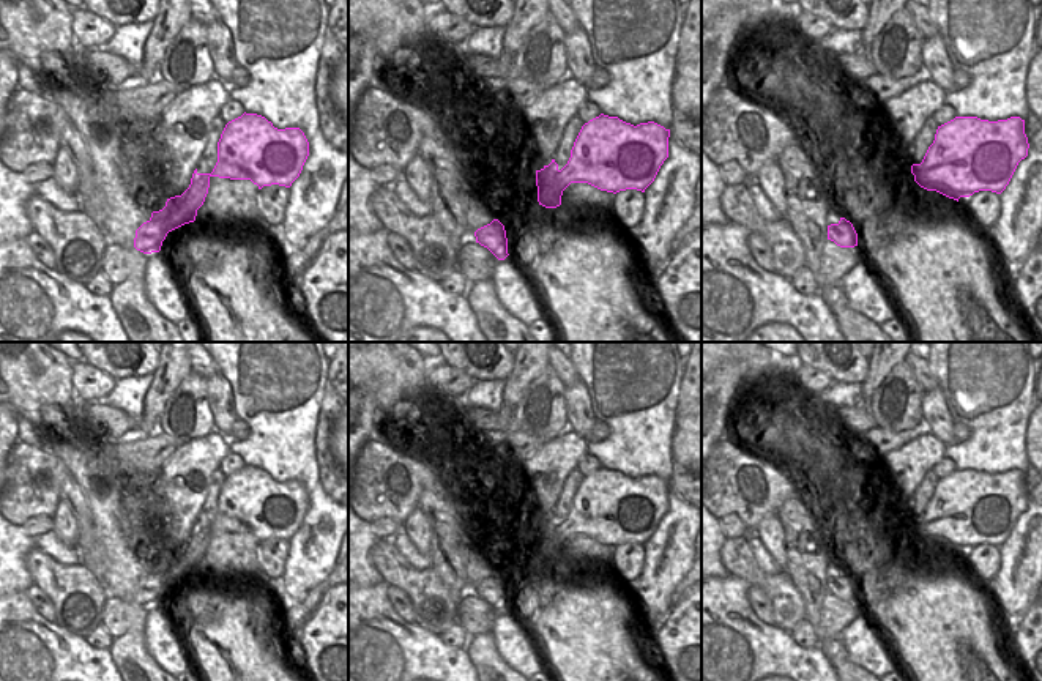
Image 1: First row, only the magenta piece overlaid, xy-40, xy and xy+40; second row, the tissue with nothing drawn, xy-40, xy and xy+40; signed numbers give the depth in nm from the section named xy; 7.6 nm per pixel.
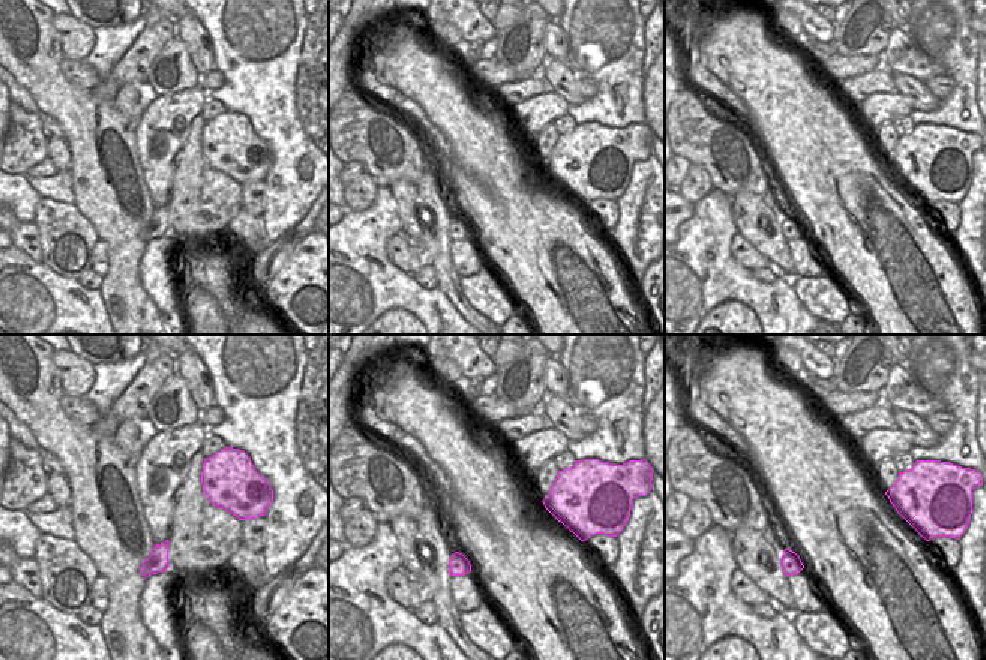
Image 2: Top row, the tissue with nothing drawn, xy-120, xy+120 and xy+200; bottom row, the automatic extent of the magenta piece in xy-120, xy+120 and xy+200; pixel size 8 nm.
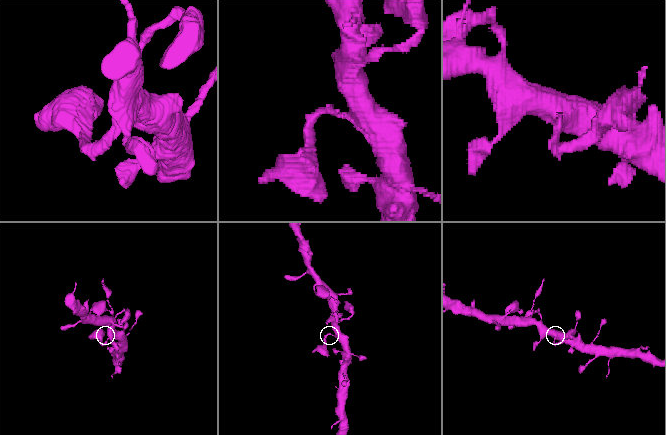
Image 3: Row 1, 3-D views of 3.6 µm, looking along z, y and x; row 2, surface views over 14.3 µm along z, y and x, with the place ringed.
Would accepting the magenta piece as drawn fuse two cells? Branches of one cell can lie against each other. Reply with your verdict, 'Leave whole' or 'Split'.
Leave whole.

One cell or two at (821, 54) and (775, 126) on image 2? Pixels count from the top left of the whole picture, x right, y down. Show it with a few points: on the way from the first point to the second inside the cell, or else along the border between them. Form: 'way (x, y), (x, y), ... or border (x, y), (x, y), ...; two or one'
border (808, 56), (818, 66); two

